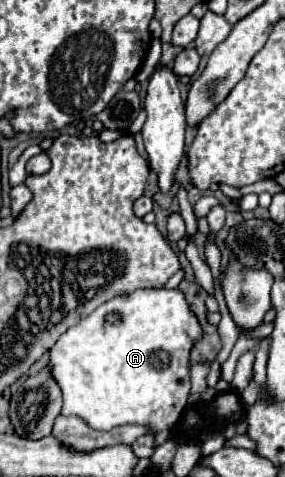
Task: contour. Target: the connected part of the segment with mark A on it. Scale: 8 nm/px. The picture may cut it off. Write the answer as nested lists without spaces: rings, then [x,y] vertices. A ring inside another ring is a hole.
[[[178,289],[134,291],[102,303],[80,323],[70,327],[50,349],[48,367],[54,381],[62,389],[62,415],[76,415],[92,429],[100,431],[110,431],[118,425],[142,423],[156,433],[176,425],[186,409],[190,391],[188,353],[200,335],[200,323],[188,309],[186,299]]]

